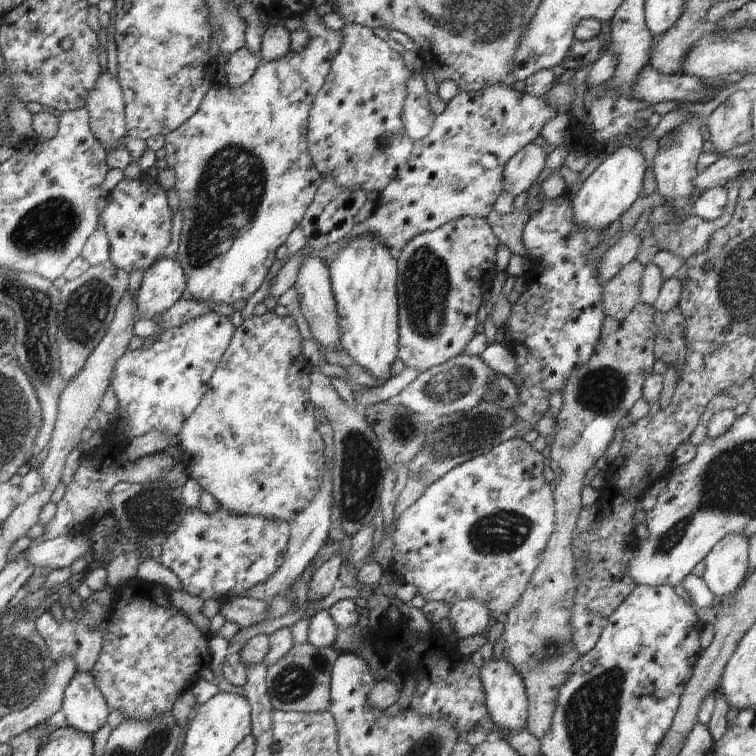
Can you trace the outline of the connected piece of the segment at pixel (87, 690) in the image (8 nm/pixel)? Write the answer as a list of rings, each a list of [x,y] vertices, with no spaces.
[[[76,671],[63,694],[61,706],[67,724],[92,735],[107,721],[109,708],[88,671]]]

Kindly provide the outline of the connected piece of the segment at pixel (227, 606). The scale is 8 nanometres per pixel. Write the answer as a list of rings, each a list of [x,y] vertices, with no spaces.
[[[234,596],[222,601],[219,613],[228,622],[238,624],[241,629],[269,618],[267,601],[257,601],[250,597]]]

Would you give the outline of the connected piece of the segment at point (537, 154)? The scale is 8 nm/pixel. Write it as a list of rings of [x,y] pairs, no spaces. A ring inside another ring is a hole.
[[[534,143],[521,148],[504,165],[503,191],[514,197],[526,192],[547,165],[547,156],[544,148]]]

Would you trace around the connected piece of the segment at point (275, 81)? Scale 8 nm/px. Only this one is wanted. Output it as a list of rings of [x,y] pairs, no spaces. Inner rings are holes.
[[[314,8],[307,11],[301,19],[305,22],[305,28],[309,32],[310,40],[308,46],[302,52],[289,53],[280,60],[269,63],[260,58],[258,68],[252,75],[252,78],[243,85],[233,87],[232,85],[216,84],[208,89],[204,95],[196,114],[193,114],[180,128],[169,132],[165,135],[164,150],[166,150],[165,159],[170,168],[174,168],[176,177],[175,189],[180,199],[179,210],[182,212],[184,225],[181,230],[181,240],[179,249],[174,257],[185,271],[186,290],[185,296],[191,300],[203,301],[204,303],[214,303],[217,305],[233,305],[238,306],[245,301],[262,286],[264,278],[268,276],[271,267],[277,266],[276,250],[285,244],[288,234],[298,228],[303,219],[306,209],[312,204],[314,195],[324,179],[315,167],[314,161],[310,156],[307,145],[307,122],[309,112],[316,93],[322,88],[325,76],[330,72],[331,60],[340,50],[343,36],[340,31],[328,29],[320,22],[320,15],[316,14]]]

